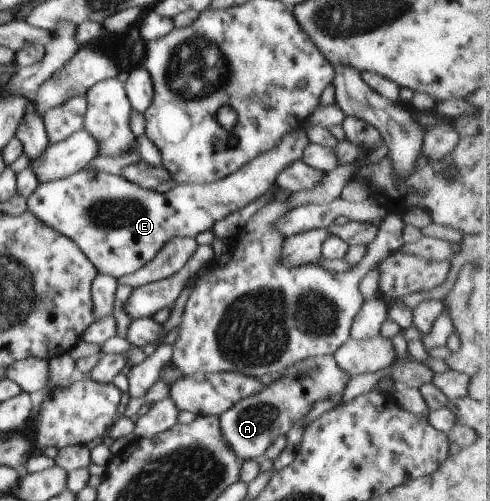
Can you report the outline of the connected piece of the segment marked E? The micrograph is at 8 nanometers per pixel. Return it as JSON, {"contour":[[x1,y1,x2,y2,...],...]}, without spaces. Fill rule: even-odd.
{"contour":[[336,103,327,107,319,105,301,127,286,134,275,148,256,156,237,172,212,183,175,185,161,194,154,189,141,188,123,175,82,168,71,176,39,183,26,200,27,210,49,228,75,242,98,273,118,279,151,262,173,237,195,238,200,232,212,230,215,222,231,212,241,210,263,196,272,188,277,174,302,157,304,148,310,143,307,130,311,125,329,128,342,124,345,117]]}

